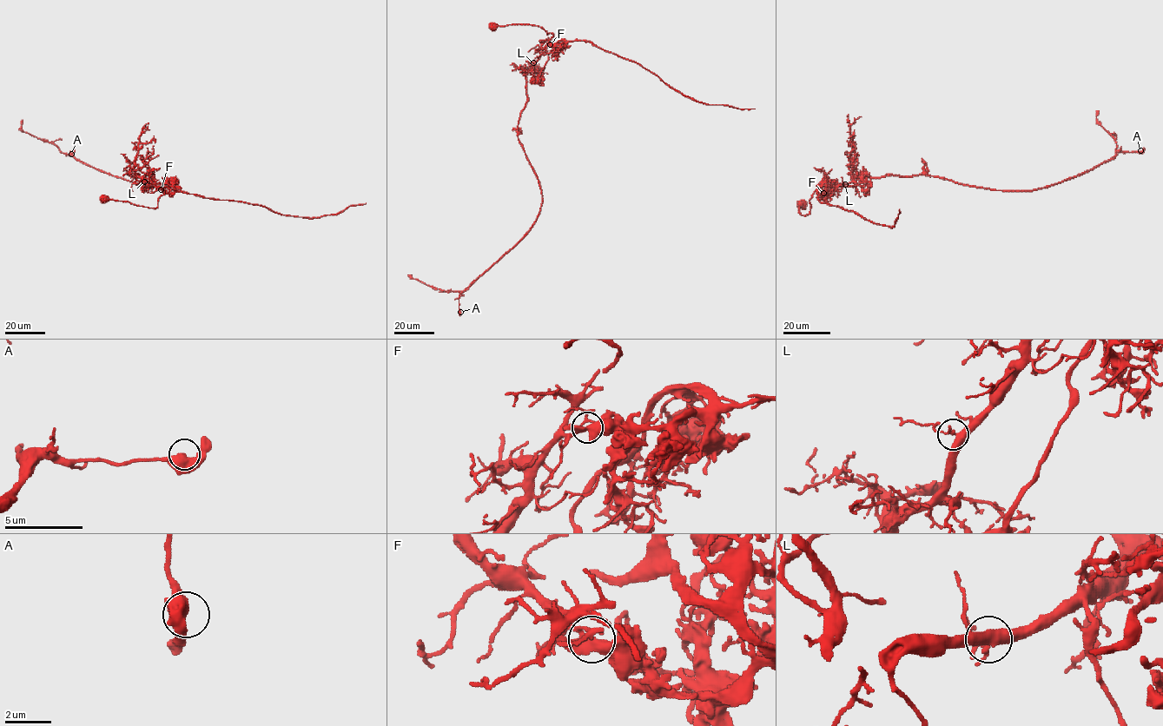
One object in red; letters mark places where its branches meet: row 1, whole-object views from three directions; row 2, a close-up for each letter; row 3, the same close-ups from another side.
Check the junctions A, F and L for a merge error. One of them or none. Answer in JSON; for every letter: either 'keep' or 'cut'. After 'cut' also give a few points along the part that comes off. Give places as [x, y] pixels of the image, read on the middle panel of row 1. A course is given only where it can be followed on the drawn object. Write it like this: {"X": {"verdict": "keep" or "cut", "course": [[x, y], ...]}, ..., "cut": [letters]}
{"A": {"verdict": "keep"}, "F": {"verdict": "cut", "course": [[550, 44], [589, 41], [638, 62], [670, 86], [698, 102], [738, 108], [755, 108]]}, "L": {"verdict": "keep"}, "cut": ["F"]}

